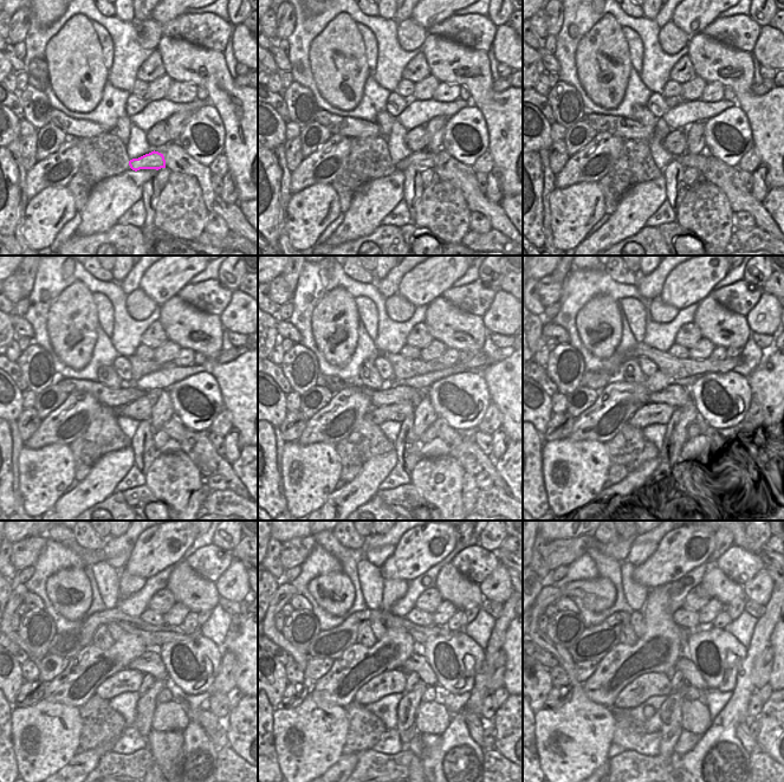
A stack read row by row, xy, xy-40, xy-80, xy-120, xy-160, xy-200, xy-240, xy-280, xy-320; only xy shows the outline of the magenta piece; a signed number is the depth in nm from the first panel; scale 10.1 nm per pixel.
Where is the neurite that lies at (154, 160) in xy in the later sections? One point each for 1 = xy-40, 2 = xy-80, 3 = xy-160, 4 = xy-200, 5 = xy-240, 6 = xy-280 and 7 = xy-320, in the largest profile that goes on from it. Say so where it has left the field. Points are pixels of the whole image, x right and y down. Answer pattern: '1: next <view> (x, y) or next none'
1: next xy-40 (425, 159)
2: next xy-80 (700, 161)
3: next xy-160 (444, 431)
4: next xy-200 (714, 435)
5: next xy-240 (205, 717)
6: next xy-280 (473, 721)
7: next xy-320 (743, 734)

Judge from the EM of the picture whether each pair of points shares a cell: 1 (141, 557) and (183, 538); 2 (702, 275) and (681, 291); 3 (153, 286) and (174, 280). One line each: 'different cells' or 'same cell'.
1: same cell
2: same cell
3: same cell

